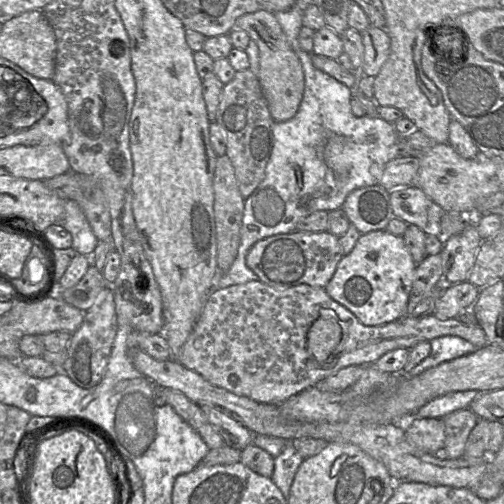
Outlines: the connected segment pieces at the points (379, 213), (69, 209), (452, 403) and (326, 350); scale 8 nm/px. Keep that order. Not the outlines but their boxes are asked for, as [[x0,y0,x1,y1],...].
[[342,184,394,234],[60,199,98,256],[413,390,485,418],[307,315,342,362]]

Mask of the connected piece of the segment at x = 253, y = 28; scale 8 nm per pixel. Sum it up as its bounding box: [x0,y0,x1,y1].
[234,10,304,122]

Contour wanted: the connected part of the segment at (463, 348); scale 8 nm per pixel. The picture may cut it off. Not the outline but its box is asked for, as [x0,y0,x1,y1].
[405,335,477,376]

